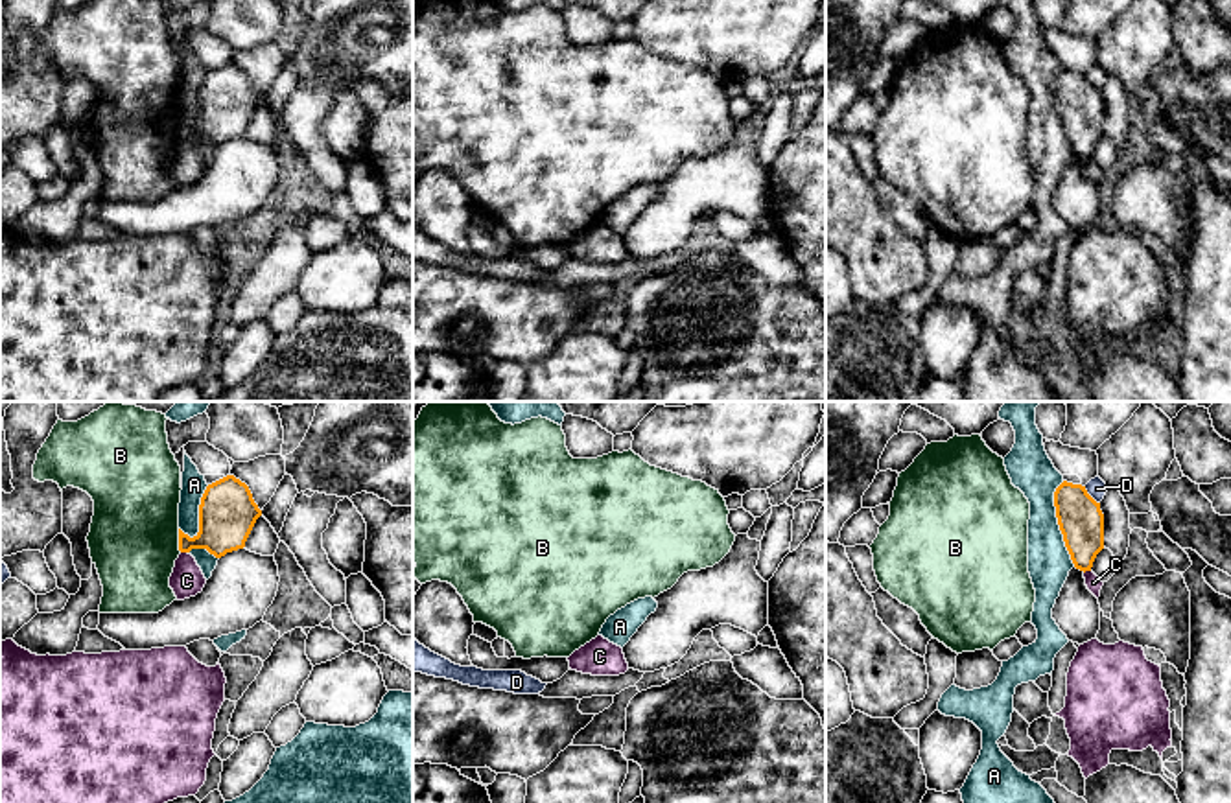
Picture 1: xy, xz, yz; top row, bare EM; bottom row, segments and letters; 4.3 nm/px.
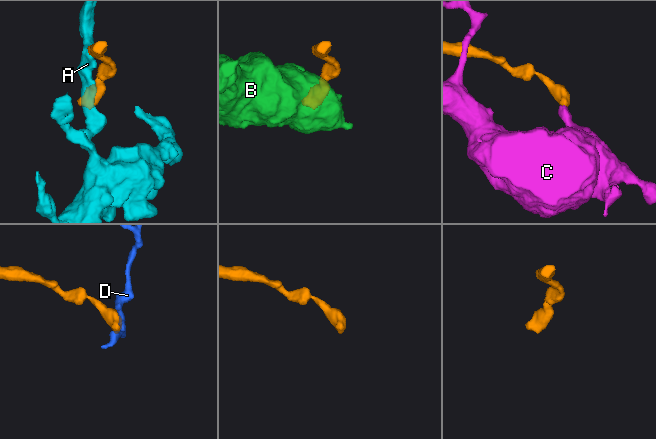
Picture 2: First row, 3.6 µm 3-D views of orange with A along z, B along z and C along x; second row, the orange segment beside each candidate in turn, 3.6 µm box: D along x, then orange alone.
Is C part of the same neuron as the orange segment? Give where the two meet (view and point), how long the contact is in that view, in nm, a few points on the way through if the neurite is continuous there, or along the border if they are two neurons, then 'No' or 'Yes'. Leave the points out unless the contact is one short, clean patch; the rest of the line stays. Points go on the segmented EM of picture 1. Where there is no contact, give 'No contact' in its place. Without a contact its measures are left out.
Touches orange at xy (185, 551). Shared border 30 nm. Boundary: xy (181, 551), (187, 553). No

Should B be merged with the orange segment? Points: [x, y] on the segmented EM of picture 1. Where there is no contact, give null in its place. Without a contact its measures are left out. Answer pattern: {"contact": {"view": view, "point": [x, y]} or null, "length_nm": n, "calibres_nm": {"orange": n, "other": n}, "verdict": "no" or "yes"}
{"contact": {"view": "xy", "point": [179, 540]}, "length_nm": 110, "calibres_nm": {"orange": 260, "other": 400}, "verdict": "no"}

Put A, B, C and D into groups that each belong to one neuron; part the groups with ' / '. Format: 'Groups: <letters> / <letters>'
Groups: A / B / C / D

